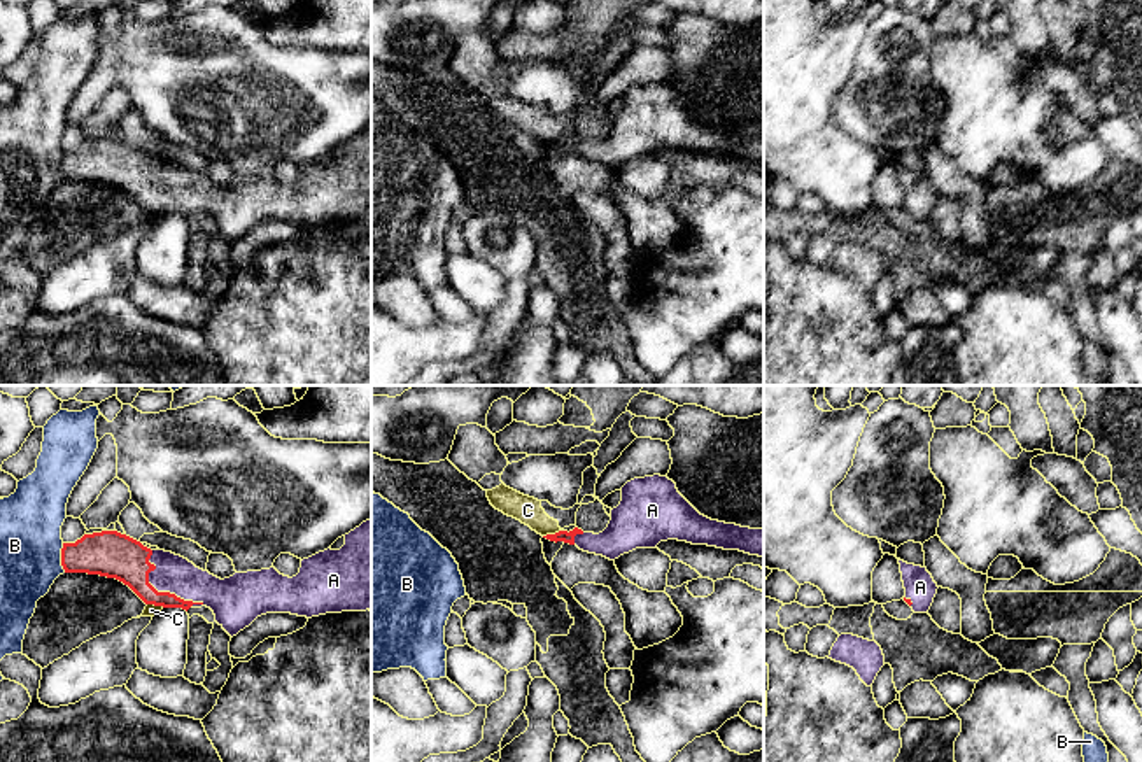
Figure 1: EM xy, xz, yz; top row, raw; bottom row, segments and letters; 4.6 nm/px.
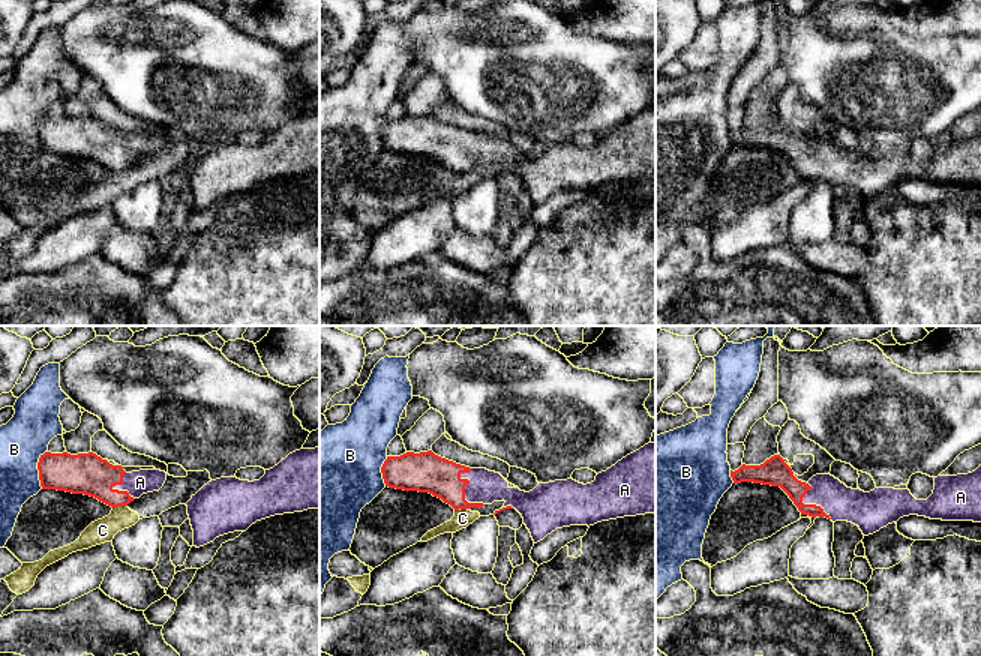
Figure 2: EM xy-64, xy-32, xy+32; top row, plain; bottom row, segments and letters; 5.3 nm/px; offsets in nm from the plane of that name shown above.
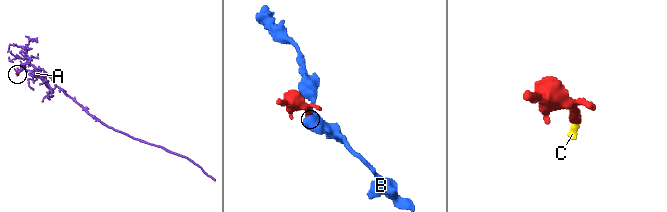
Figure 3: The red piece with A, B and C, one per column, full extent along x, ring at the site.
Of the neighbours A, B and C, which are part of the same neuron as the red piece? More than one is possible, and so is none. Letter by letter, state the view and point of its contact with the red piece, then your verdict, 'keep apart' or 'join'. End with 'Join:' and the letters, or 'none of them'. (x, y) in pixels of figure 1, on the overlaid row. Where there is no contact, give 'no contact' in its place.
A: xy (162, 592) | join
B: xy (62, 557) | keep apart
C: xz (550, 535) | keep apart
Join: A

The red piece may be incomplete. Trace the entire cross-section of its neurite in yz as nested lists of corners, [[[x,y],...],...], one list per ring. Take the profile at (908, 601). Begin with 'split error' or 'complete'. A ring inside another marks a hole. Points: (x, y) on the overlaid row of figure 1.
split error; [[[900,559],[899,564],[906,589],[904,601],[914,613],[928,613],[939,589],[932,575],[927,571],[927,568],[907,564]]]

